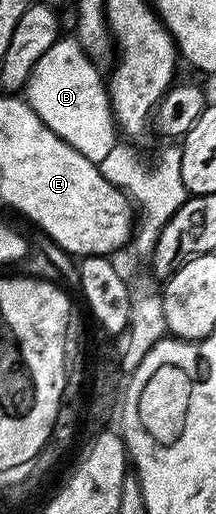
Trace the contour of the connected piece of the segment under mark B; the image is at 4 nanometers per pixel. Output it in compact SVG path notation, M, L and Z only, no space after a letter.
M59 38L54 45L43 54L40 62L32 70L24 89L24 99L32 106L32 110L55 132L72 150L80 150L84 158L88 158L99 166L105 165L105 160L115 155L120 133L114 123L114 111L110 109L110 93L104 76L98 73L90 53L83 50L82 45L74 38Z

